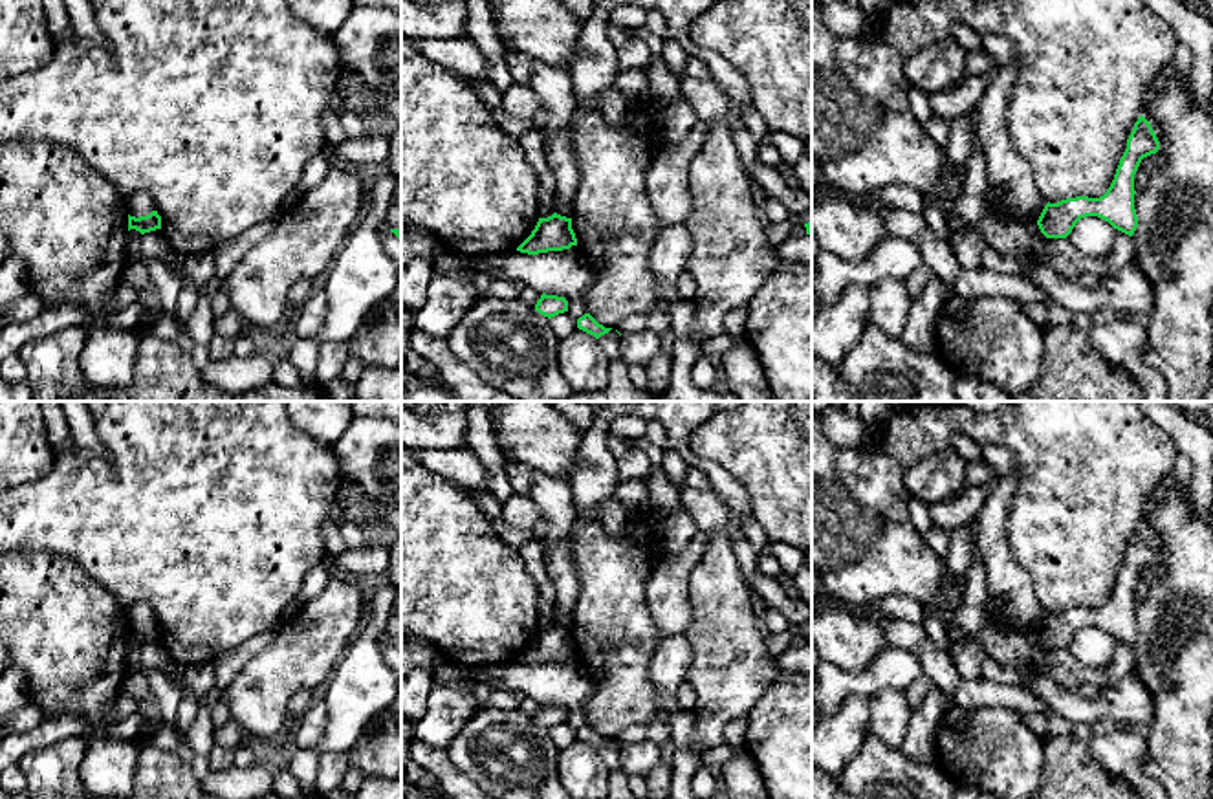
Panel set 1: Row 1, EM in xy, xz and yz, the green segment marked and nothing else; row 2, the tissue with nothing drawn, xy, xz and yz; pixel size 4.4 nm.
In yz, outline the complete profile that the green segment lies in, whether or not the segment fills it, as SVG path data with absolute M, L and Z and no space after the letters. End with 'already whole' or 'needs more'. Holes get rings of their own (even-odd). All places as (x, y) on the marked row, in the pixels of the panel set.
M1013 57L1013 62L999 71L977 106L977 139L988 163L989 185L1004 191L1004 209L1019 222L1035 222L1046 238L1066 238L1087 216L1098 216L1132 236L1138 227L1134 174L1142 159L1160 148L1151 123L1143 115L1134 123L1114 180L1103 196L1076 196L1050 203L1037 189L1028 161L1013 150L1010 141L1006 108L1017 75L1019 64Z; needs more

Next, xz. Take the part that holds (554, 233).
M553 213L548 218L539 218L531 235L517 247L520 253L539 255L548 251L563 251L577 246L572 229L572 218Z; already whole

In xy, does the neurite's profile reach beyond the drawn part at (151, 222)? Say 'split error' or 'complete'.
split error

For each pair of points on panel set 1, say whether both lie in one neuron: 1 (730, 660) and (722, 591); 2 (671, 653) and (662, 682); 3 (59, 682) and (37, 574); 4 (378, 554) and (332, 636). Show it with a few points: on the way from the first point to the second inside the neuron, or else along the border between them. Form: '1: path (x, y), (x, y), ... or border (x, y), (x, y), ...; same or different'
1: path (730, 644), (724, 633), (724, 607); same
2: path (669, 660), (666, 675); same
3: path (59, 655), (59, 625), (39, 601); same
4: border (328, 570), (339, 570), (365, 583); different

